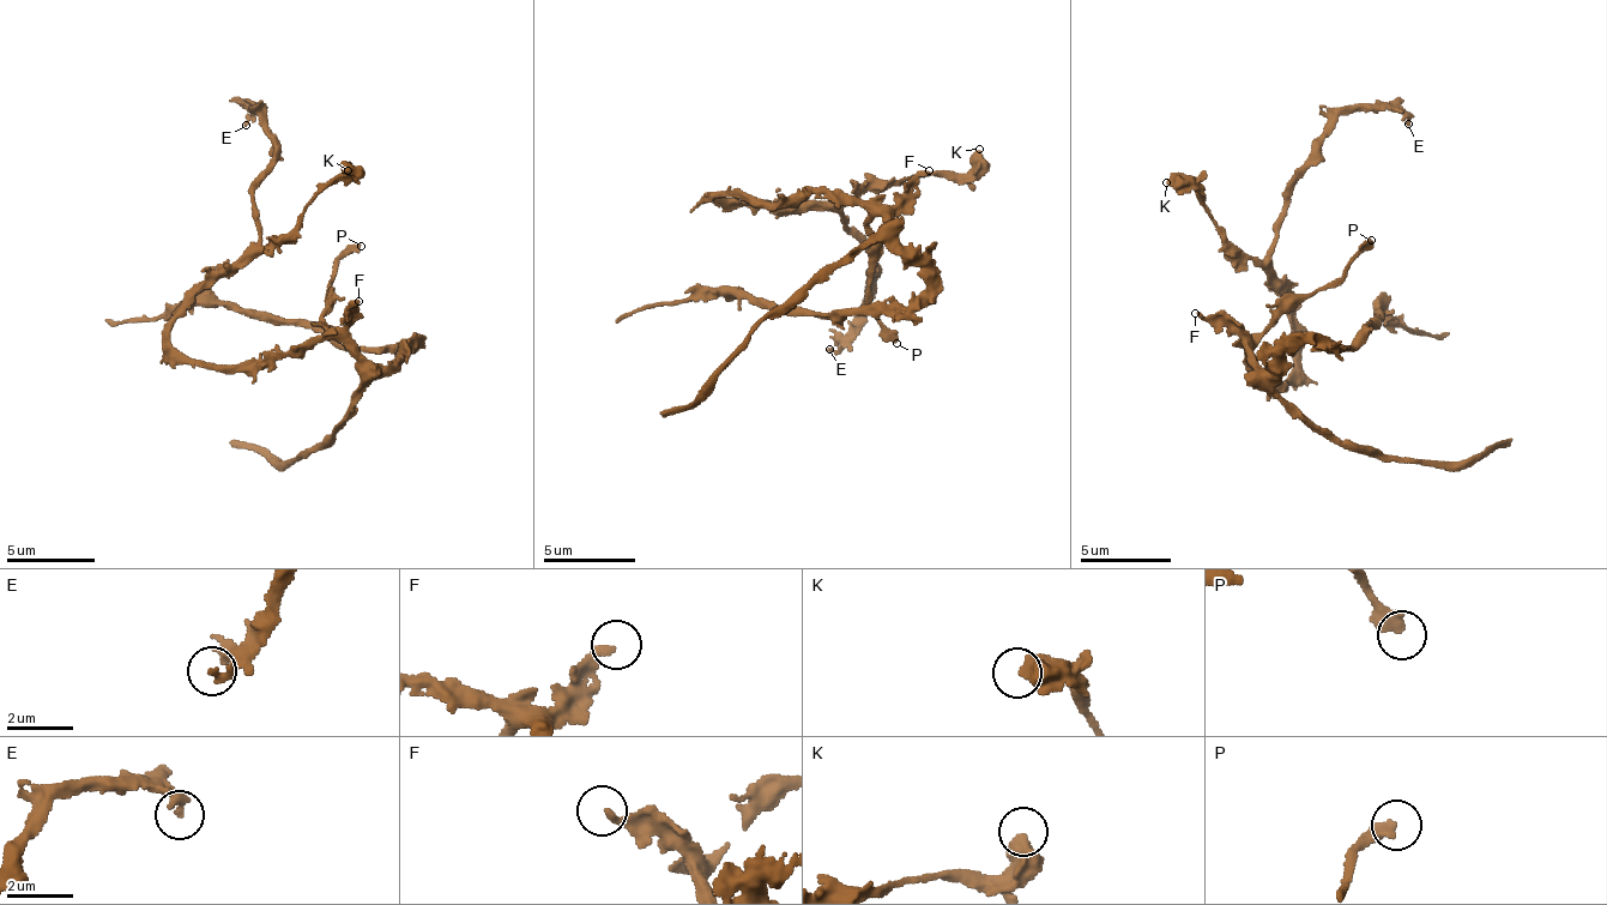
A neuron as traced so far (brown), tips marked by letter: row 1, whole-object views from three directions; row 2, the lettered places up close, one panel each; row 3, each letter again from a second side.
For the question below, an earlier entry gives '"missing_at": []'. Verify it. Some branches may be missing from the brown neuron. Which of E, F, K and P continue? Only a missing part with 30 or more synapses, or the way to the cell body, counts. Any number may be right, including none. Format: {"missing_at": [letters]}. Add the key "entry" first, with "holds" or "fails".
{"entry": "holds", "missing_at": []}

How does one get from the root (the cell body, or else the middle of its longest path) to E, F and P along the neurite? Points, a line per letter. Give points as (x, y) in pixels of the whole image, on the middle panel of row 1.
E: (838, 195), (744, 203), (733, 194), (712, 198), (829, 203), (845, 213), (877, 267), (864, 321), (829, 349)
F: (838, 195), (844, 200), (884, 197), (907, 188), (929, 170)
P: (838, 195), (850, 197), (869, 211), (875, 251), (867, 289), (878, 325), (896, 343)

